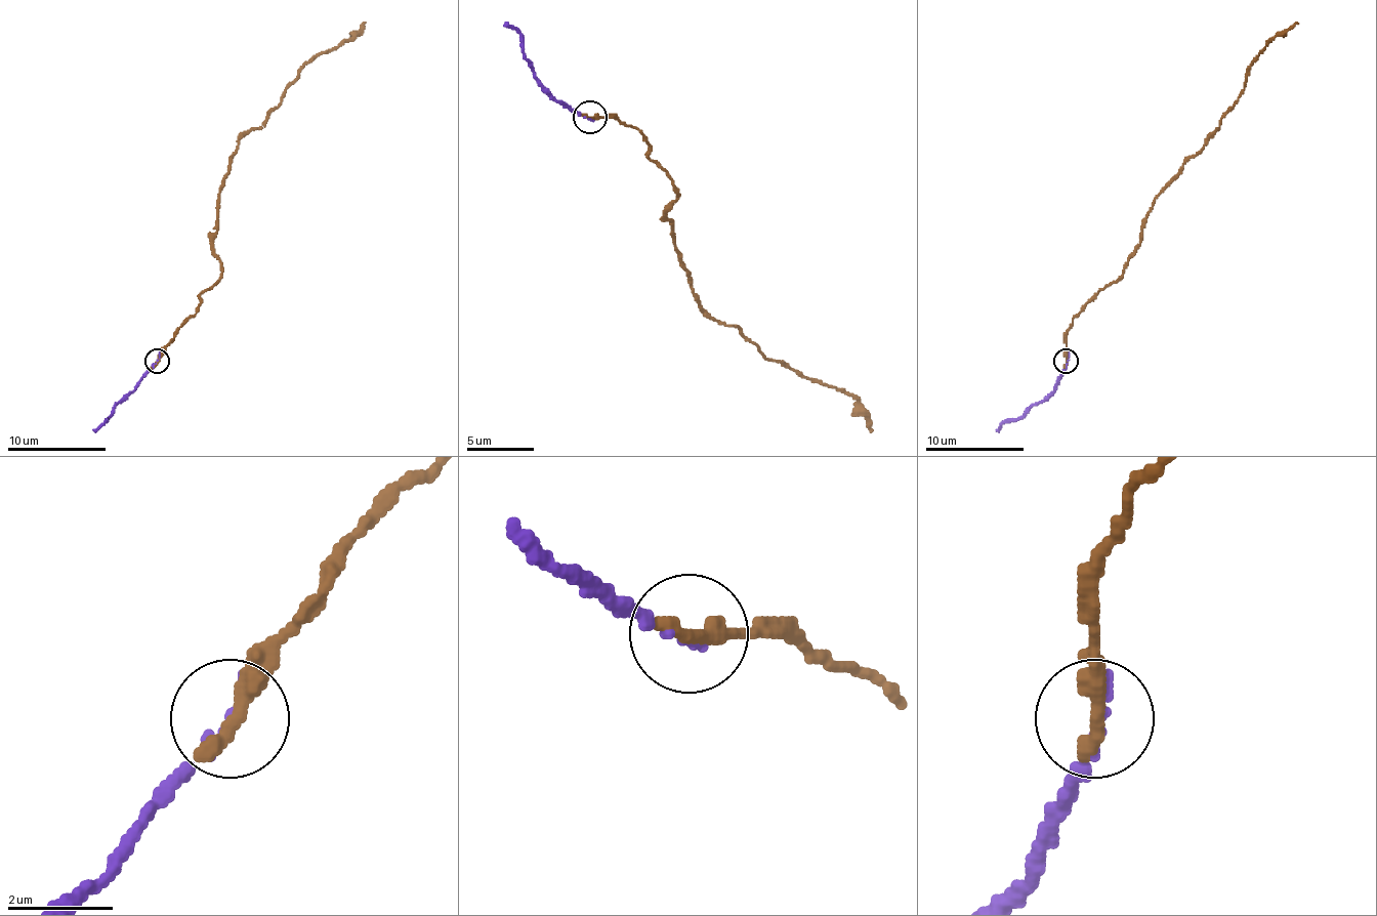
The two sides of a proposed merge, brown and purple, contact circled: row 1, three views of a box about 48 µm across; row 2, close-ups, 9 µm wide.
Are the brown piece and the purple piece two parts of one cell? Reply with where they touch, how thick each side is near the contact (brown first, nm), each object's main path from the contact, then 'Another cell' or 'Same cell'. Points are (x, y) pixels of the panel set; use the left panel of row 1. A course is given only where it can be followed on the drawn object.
Place: (157, 361). Thickness 460 nm (brown) against 170 nm. Course of brown: (156, 360), (222, 275), (212, 242), (217, 198), (237, 141), (279, 105), (305, 64), (365, 24). Course of purple: (156, 360), (110, 417), (92, 429). Same cell

